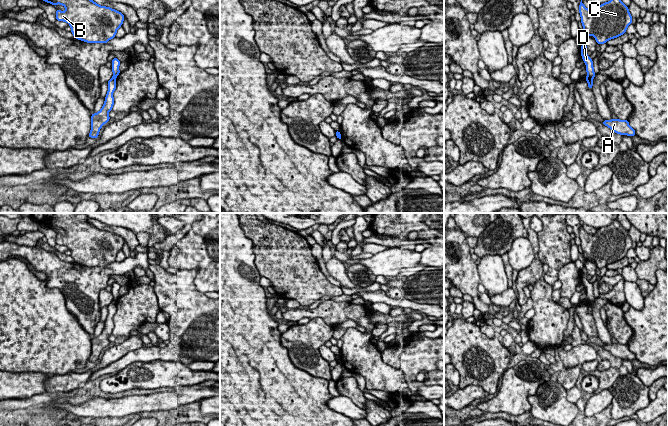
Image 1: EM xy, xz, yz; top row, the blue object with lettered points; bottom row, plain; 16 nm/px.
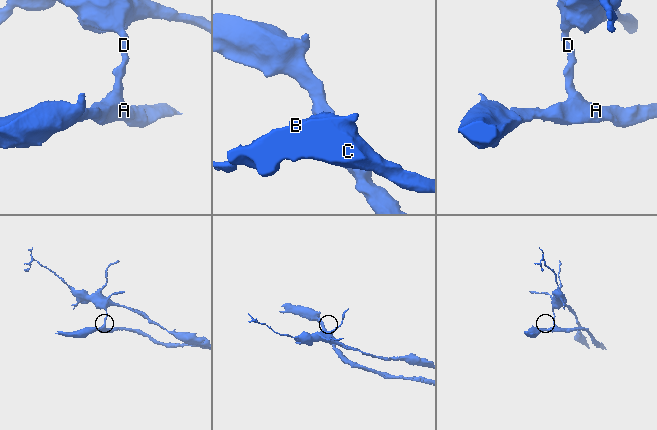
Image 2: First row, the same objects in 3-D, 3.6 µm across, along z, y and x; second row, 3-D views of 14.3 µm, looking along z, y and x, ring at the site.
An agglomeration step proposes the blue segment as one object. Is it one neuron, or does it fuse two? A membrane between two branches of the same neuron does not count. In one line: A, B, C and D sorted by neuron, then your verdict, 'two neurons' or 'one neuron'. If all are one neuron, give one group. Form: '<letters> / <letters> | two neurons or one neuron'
A / B C D | two neurons

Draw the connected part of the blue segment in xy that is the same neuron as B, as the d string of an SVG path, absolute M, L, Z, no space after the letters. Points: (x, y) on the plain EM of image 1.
M54 213L50 218L39 220L43 225L52 229L61 228L66 232L65 236L57 233L56 244L67 246L71 251L71 256L78 264L88 267L107 267L115 262L116 256L124 245L124 239L112 232L100 230L88 222L85 214L76 213Z

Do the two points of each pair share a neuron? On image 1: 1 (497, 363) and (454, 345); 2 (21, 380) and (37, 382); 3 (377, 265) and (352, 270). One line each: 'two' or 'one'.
1: one
2: one
3: two

